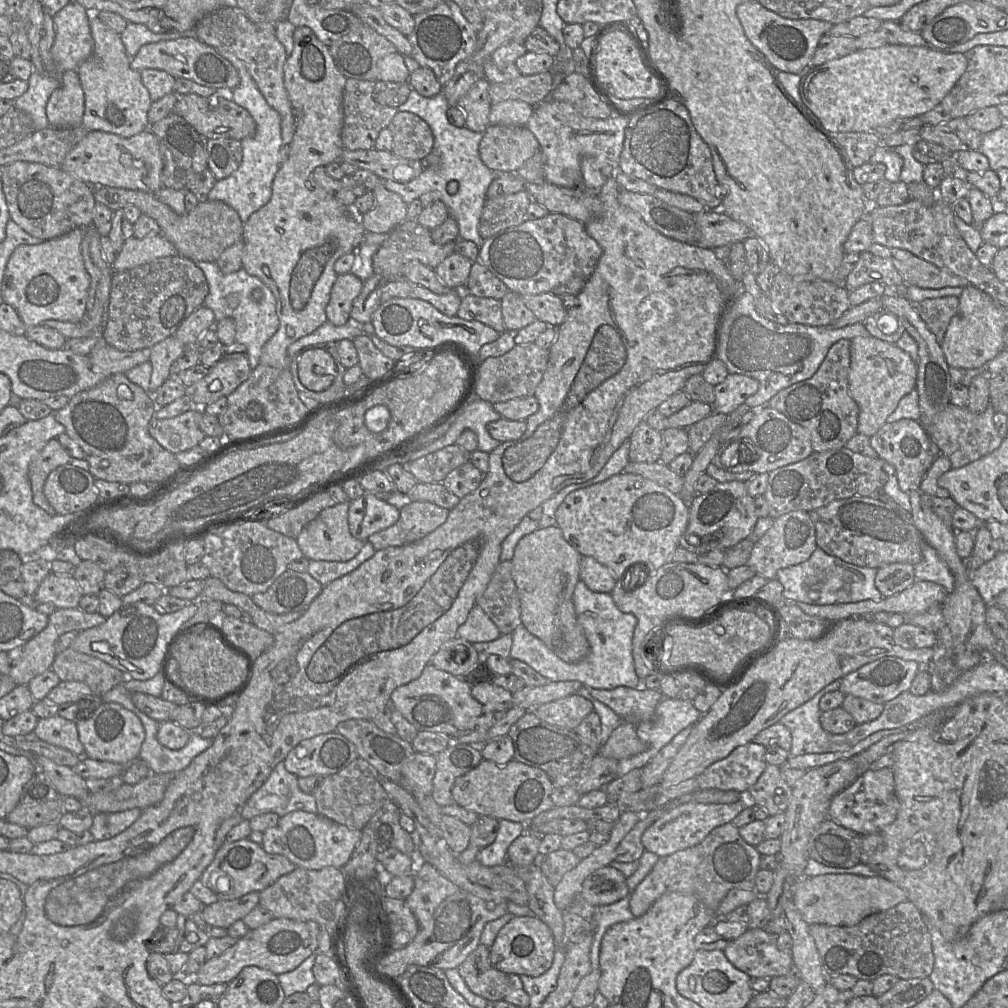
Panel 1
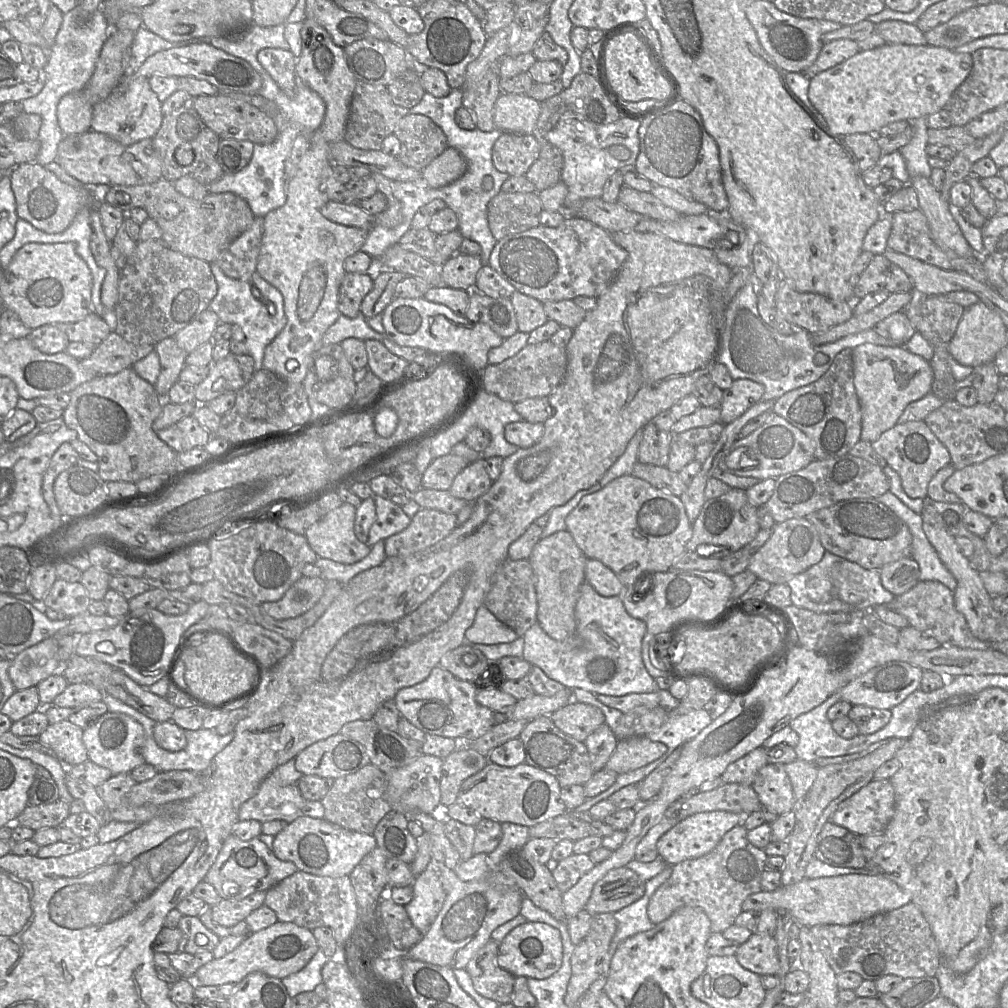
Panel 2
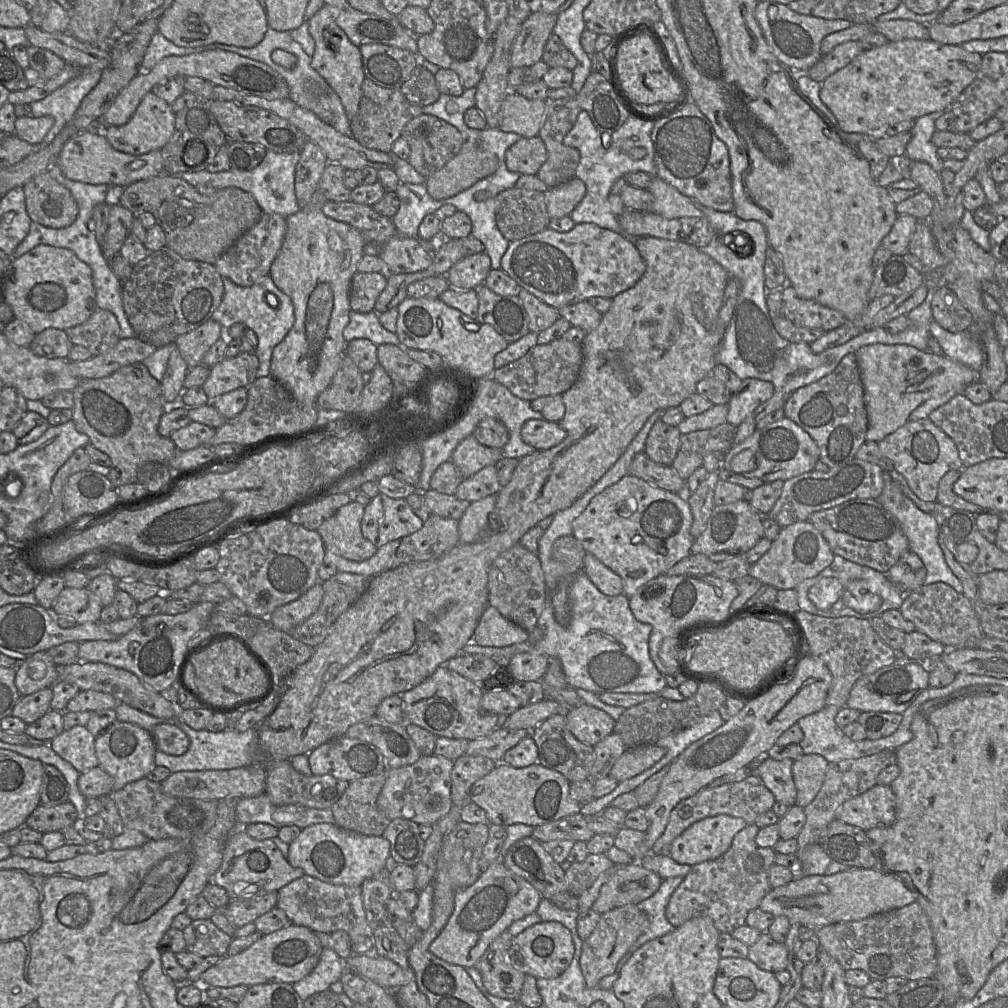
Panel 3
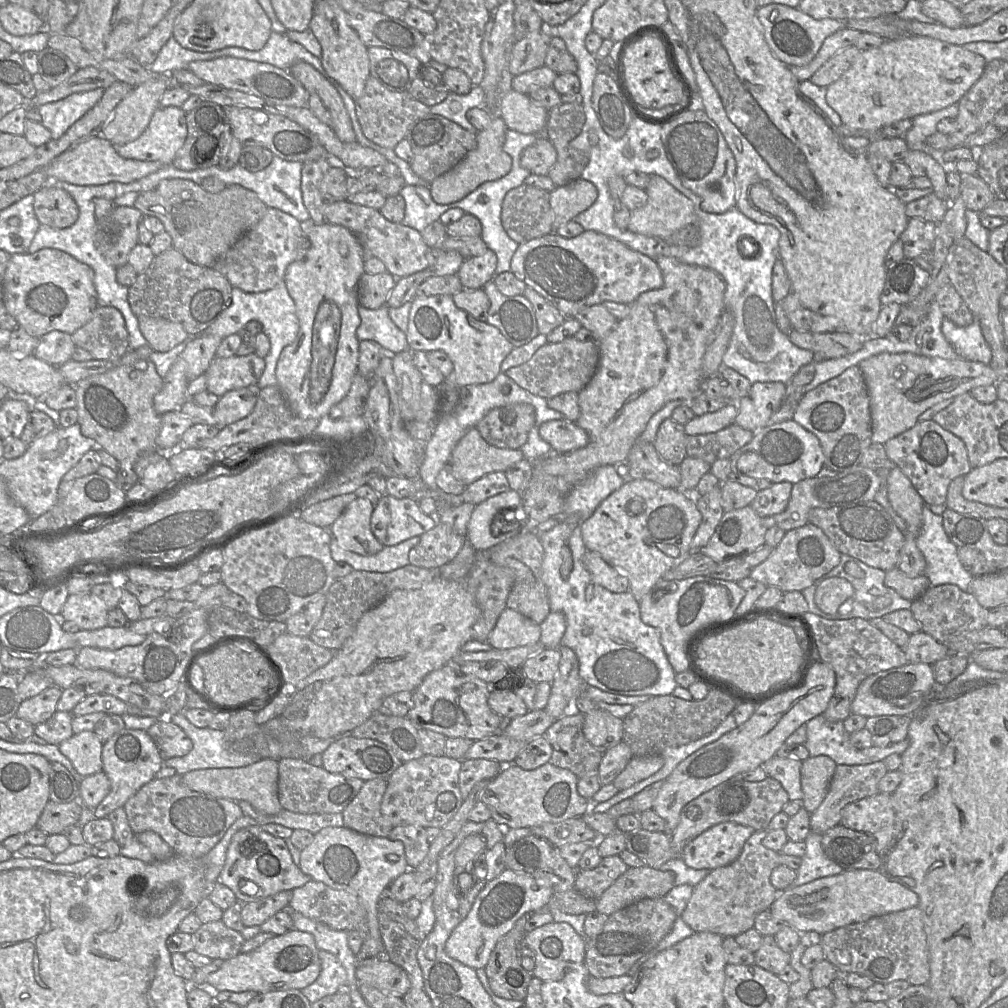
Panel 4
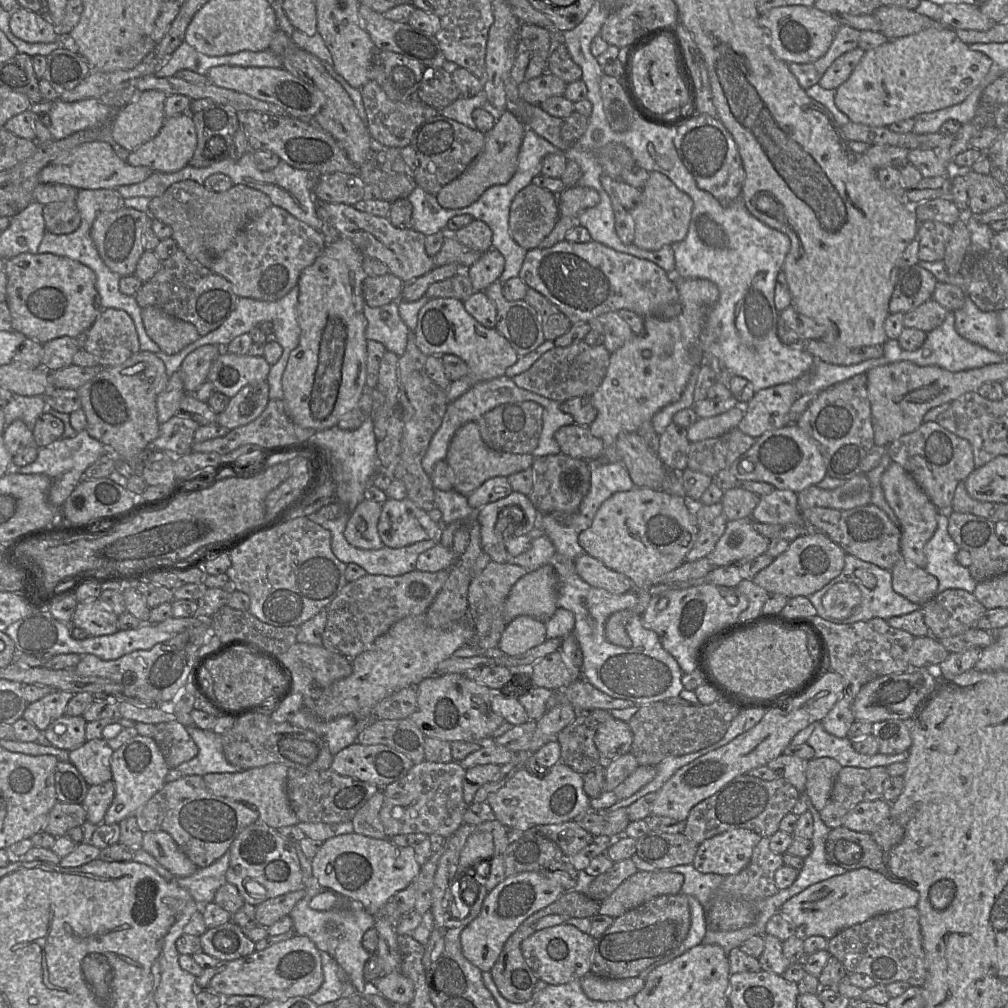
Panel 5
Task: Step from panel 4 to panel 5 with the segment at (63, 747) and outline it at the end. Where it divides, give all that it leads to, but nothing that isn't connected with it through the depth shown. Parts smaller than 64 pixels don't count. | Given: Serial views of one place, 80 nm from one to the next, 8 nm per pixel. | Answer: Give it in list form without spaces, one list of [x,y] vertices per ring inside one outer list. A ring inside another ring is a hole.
[[[101,739],[87,740],[81,747],[69,751],[69,761],[89,786],[112,781],[110,759],[114,750]]]

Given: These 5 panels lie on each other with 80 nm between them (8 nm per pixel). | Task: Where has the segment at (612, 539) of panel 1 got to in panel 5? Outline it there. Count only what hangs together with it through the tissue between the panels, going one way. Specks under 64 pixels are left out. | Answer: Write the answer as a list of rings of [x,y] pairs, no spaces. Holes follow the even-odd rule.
[[[646,487],[617,492],[598,509],[589,528],[579,535],[584,552],[606,567],[627,576],[633,583],[638,602],[631,609],[617,611],[605,623],[606,639],[617,646],[630,648],[632,641],[626,625],[633,615],[642,616],[651,600],[650,588],[658,579],[678,568],[698,538],[698,521],[694,509],[684,499]]]

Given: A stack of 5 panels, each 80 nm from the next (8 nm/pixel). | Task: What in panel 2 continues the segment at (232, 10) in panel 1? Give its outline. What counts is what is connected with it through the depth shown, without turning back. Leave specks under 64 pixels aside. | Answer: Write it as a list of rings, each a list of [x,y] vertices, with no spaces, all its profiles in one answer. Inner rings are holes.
[[[264,48],[257,55],[258,62],[287,96],[295,88],[297,58],[290,50]]]

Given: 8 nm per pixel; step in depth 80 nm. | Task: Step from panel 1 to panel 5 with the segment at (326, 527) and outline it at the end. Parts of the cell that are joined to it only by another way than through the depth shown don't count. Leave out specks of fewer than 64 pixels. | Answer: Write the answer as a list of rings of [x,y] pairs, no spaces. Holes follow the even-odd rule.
[[[364,499],[351,513],[344,536],[352,546],[360,549],[381,549],[385,545],[378,533],[382,504]]]

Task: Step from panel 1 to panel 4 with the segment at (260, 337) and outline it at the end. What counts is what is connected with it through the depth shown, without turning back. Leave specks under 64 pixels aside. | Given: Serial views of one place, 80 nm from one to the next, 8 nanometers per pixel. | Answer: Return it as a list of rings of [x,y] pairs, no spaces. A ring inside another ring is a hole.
[[[284,282],[271,290],[260,293],[246,293],[233,287],[230,306],[203,335],[214,335],[224,339],[232,334],[239,334],[244,326],[251,321],[259,322],[262,325],[263,332],[270,340],[270,352],[264,358],[265,370],[257,385],[261,389],[268,386],[278,386],[276,368],[279,356],[285,347],[296,340],[300,329],[294,301]]]

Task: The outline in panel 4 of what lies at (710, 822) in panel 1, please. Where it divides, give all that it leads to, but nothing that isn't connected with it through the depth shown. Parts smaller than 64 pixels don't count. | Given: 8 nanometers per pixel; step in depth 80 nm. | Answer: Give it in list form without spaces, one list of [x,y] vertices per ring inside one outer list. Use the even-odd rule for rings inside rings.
[[[734,822],[716,824],[686,844],[680,857],[687,866],[697,870],[713,870],[727,866],[737,859],[745,842],[755,831],[750,826]]]

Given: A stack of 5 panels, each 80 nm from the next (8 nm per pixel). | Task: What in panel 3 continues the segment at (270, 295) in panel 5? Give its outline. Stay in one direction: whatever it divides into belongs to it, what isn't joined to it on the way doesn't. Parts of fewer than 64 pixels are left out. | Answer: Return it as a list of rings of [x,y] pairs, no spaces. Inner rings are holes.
[[[263,213],[256,224],[243,234],[214,263],[217,272],[238,286],[250,287],[269,276],[271,265],[278,255],[287,230],[286,217]]]

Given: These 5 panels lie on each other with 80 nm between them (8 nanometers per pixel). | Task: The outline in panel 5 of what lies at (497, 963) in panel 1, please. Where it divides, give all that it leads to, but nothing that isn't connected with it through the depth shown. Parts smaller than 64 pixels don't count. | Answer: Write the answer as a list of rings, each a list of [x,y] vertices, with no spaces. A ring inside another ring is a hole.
[[[567,923],[536,931],[521,943],[523,957],[537,978],[552,985],[581,980],[590,974],[594,948],[594,937]]]

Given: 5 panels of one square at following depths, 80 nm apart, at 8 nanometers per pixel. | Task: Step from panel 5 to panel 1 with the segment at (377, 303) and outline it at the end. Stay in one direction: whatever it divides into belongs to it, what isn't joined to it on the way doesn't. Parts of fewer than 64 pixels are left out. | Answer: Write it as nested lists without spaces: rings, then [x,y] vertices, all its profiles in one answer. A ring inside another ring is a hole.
[[[353,273],[337,276],[326,307],[327,322],[334,326],[343,326],[350,321],[353,303],[360,295],[363,283],[364,281]]]

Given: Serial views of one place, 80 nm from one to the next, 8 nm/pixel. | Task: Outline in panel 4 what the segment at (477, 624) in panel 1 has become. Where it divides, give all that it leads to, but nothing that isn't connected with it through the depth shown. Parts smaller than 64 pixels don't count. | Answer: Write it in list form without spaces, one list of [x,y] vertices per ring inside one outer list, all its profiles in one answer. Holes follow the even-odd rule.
[[[506,608],[488,636],[487,642],[499,650],[513,649],[540,642],[541,627],[520,613]]]

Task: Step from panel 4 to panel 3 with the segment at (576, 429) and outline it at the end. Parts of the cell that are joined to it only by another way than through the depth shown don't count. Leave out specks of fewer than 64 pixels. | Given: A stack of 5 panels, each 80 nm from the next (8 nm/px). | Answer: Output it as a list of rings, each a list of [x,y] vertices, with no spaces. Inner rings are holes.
[[[545,419],[530,420],[521,429],[522,440],[536,450],[547,450],[559,445],[566,435],[559,423]]]

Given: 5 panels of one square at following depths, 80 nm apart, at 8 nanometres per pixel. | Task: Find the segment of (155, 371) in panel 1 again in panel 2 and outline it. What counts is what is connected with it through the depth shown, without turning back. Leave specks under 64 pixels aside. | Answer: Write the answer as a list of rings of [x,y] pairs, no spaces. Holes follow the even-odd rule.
[[[173,337],[166,338],[154,346],[160,360],[160,373],[155,390],[164,400],[171,387],[179,380],[185,367],[187,354],[177,345]]]

